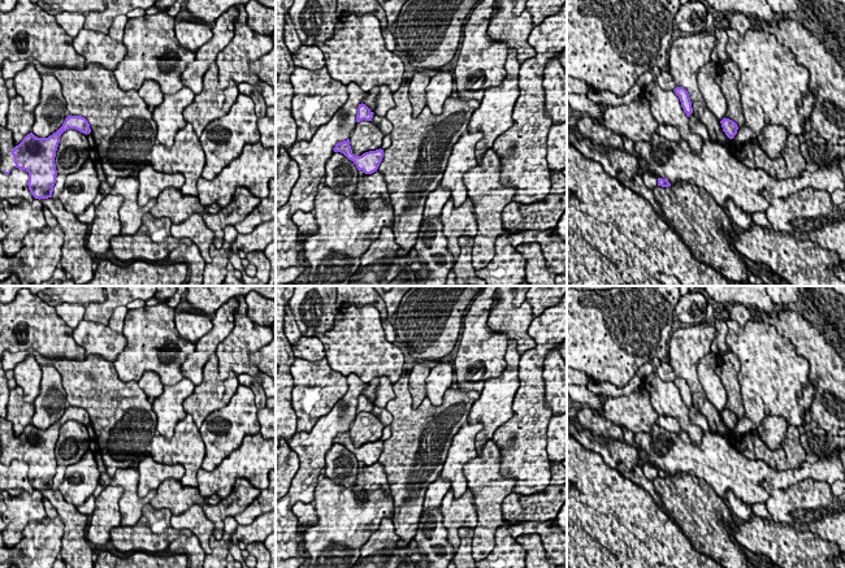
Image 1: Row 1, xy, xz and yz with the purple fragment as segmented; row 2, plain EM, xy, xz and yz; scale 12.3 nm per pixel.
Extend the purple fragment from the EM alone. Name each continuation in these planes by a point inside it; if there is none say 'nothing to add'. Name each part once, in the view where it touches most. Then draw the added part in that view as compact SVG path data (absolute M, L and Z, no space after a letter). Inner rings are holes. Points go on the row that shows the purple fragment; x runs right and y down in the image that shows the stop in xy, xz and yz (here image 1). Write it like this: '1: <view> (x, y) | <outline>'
1: xy (7, 161) | M0 126L0 148L5 148L6 151L0 155L0 172L9 172L12 168L16 168L14 157L12 155L12 149L14 149L16 144L13 140L13 134L6 127Z

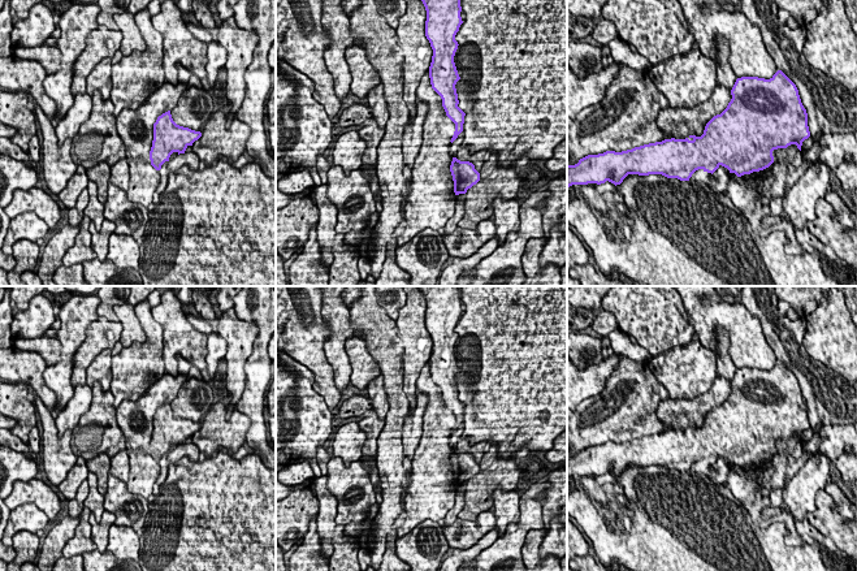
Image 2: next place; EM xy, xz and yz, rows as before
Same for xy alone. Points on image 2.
nothing to add

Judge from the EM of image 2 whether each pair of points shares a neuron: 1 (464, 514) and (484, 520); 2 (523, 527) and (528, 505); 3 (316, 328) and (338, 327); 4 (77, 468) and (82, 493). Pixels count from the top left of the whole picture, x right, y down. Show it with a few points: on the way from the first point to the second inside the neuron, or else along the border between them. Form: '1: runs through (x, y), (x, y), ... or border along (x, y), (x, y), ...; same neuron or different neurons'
1: border along (488, 510), (475, 519), (458, 519); different neurons
2: runs through (528, 522), (528, 510); same neuron
3: border along (321, 299), (330, 331), (327, 357); different neurons
4: border along (86, 479), (79, 485), (77, 493), (66, 502); different neurons

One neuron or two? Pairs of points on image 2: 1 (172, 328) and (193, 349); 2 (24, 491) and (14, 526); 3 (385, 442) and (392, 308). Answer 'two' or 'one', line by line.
1: one
2: two
3: two

